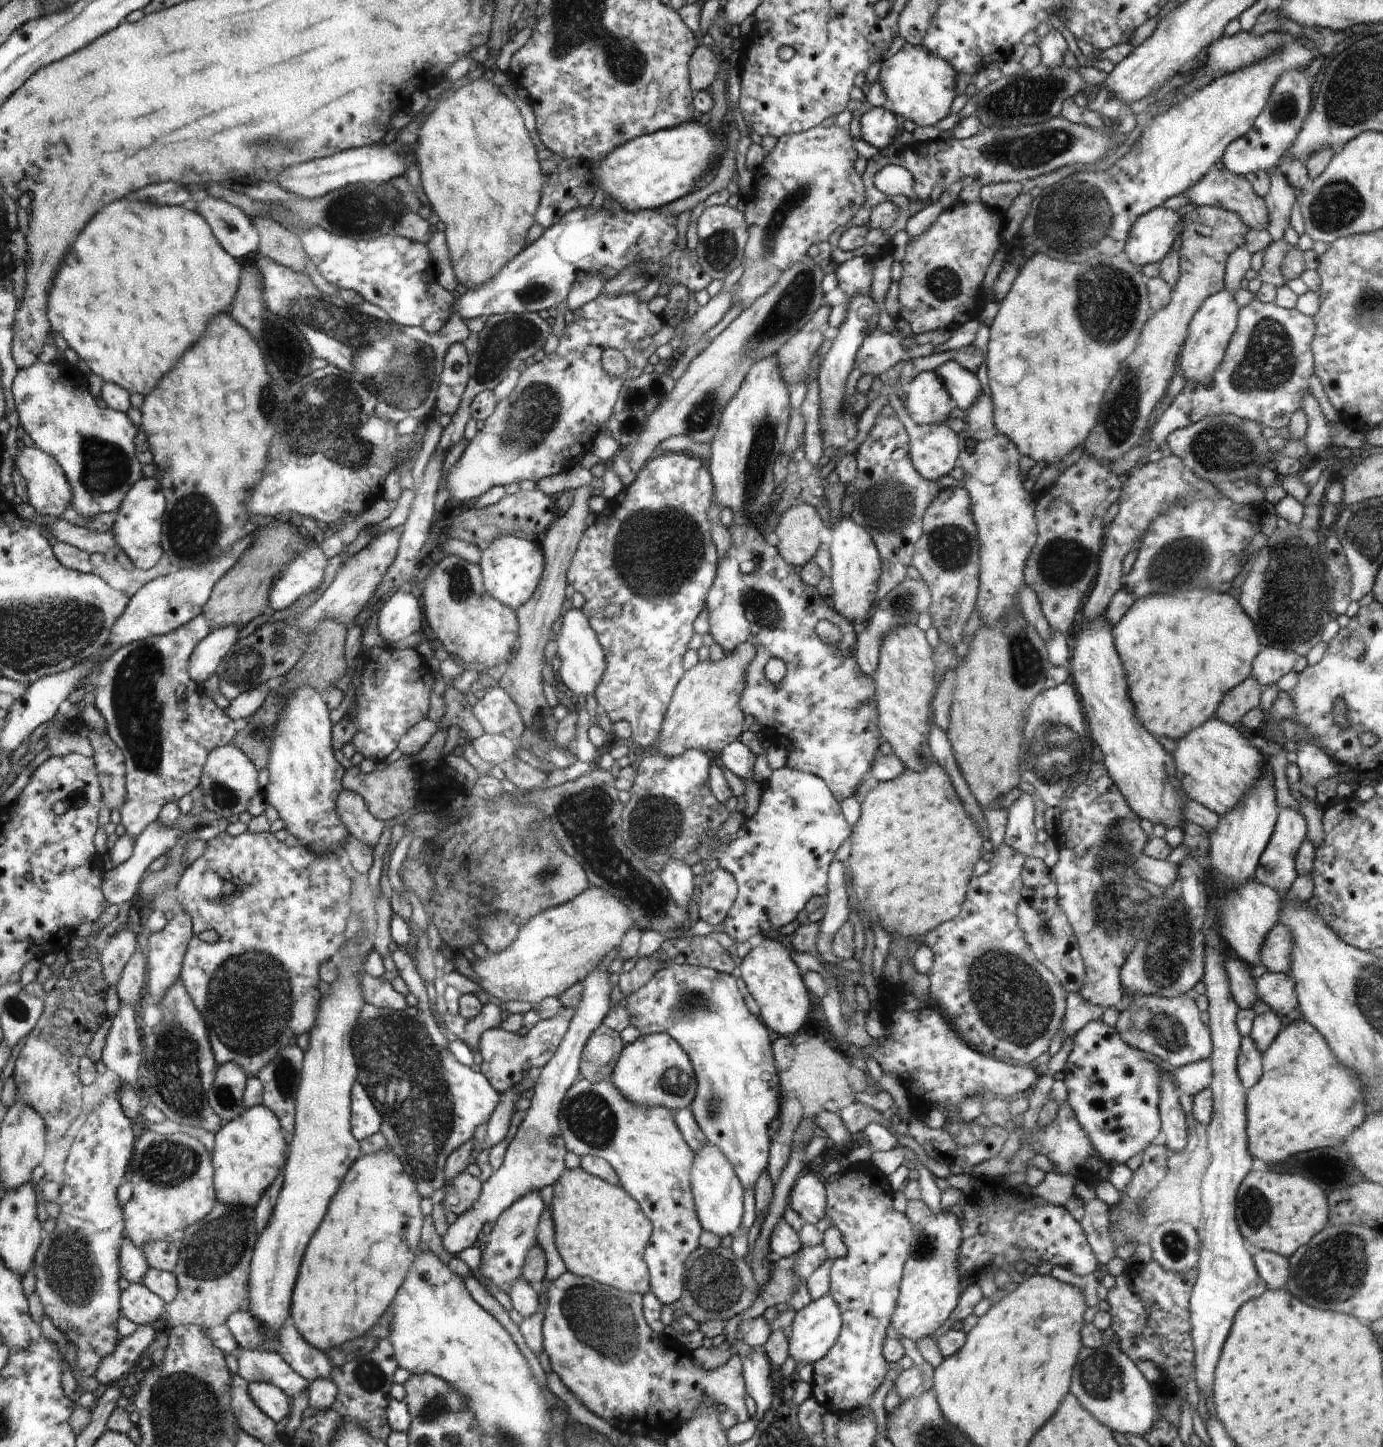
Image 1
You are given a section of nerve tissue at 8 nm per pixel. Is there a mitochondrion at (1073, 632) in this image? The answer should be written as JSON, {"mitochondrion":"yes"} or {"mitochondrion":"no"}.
{"mitochondrion":"no"}

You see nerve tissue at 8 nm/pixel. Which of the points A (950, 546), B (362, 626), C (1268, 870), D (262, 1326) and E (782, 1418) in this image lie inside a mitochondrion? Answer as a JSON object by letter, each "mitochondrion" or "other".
{"A":"mitochondrion","B":"other","C":"mitochondrion","D":"other","E":"other"}

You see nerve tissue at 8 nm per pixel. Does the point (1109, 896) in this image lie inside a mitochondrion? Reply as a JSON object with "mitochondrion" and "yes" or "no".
{"mitochondrion":"yes"}

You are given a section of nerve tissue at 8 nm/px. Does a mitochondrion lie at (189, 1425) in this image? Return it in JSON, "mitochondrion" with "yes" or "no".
{"mitochondrion":"yes"}

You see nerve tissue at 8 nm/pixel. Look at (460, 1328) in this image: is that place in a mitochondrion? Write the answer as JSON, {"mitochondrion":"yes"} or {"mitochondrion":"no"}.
{"mitochondrion":"no"}

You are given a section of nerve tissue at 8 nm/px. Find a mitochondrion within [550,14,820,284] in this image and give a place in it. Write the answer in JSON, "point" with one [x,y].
{"point":[720,248]}

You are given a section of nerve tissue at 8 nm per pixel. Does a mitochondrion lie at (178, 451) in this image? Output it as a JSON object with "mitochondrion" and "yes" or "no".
{"mitochondrion":"no"}

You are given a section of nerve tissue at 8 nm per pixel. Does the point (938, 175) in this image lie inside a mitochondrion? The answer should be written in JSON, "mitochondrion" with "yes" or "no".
{"mitochondrion":"no"}

